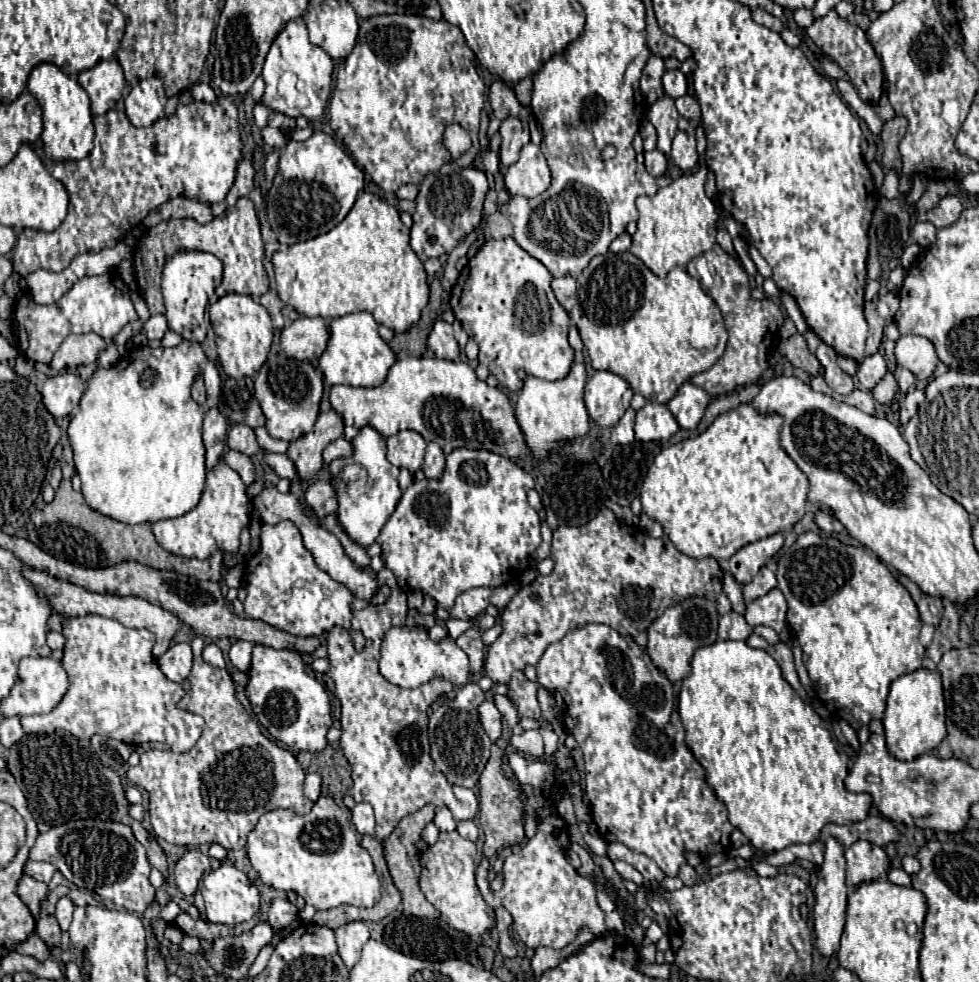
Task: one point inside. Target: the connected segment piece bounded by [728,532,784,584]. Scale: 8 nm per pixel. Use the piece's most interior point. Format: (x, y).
(744, 565)

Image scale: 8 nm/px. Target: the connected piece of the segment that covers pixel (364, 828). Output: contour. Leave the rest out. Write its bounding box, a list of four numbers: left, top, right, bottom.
[352,802,374,836]

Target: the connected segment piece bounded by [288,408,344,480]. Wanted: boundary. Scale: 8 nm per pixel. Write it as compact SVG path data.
M336 410L322 412L314 424L314 430L300 436L298 440L290 442L288 456L296 464L298 476L308 480L322 468L322 450L342 438L344 434L344 422L342 416Z

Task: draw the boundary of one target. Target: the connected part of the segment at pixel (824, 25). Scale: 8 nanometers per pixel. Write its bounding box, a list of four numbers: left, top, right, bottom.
[806,10,884,104]

